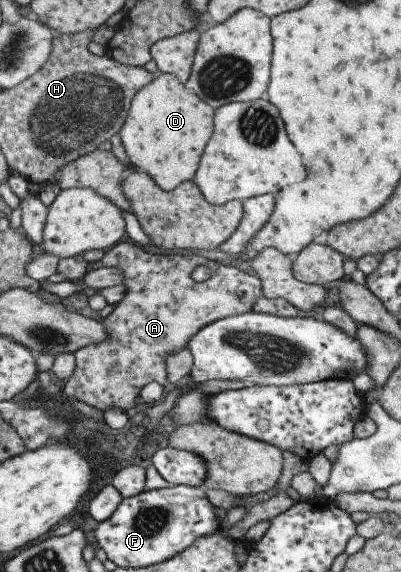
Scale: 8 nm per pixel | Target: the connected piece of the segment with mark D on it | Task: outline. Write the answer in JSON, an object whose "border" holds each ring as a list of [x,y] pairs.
{"border":[[[157,73],[133,98],[117,135],[128,159],[128,167],[143,169],[164,191],[191,180],[212,132],[214,108],[203,103],[171,74]]]}

